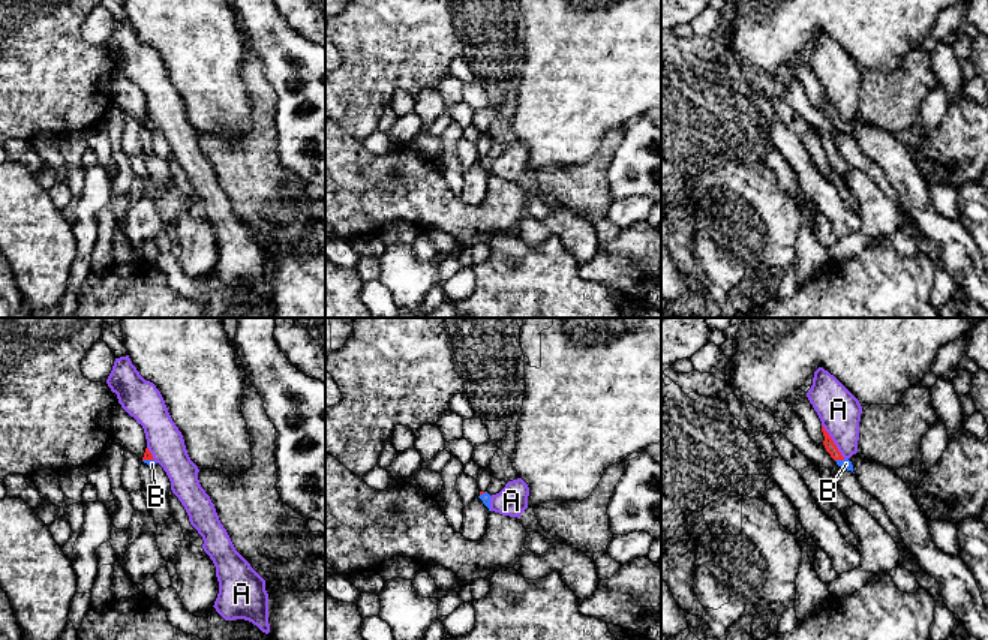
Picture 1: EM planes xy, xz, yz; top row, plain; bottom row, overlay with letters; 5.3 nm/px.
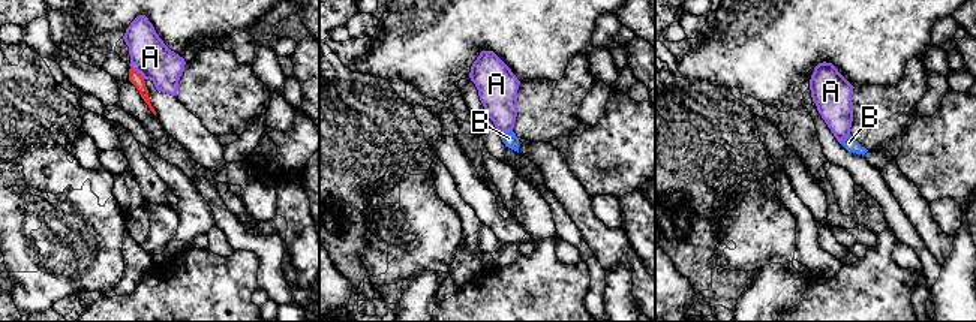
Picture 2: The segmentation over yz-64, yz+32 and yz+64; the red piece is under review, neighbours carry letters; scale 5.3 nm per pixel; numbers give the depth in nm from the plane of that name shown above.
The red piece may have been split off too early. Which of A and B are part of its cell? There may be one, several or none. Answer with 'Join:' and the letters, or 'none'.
Join: B

